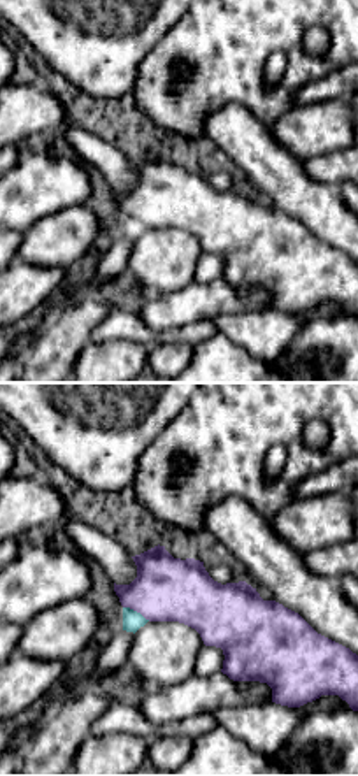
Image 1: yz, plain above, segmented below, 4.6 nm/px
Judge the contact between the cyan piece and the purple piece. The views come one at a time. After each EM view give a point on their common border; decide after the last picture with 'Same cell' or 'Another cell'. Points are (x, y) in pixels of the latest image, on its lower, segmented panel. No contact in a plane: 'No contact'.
Touches cyan at (136, 611)

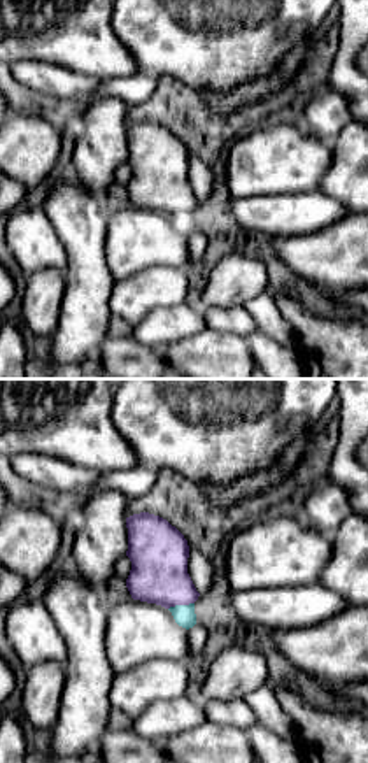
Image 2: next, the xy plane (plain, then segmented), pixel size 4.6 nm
Touches cyan at (181, 606)

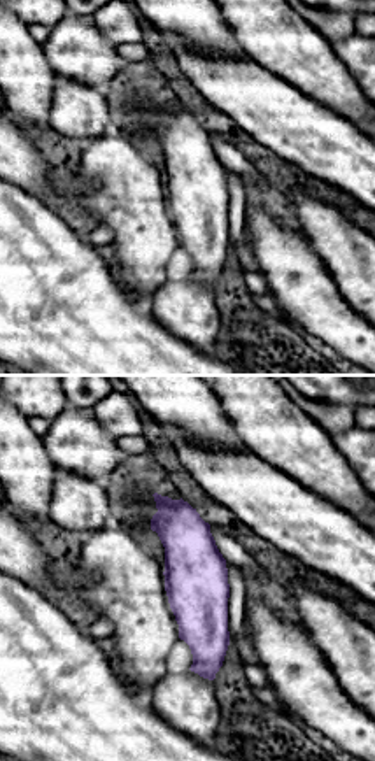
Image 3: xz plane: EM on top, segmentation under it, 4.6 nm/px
No contact

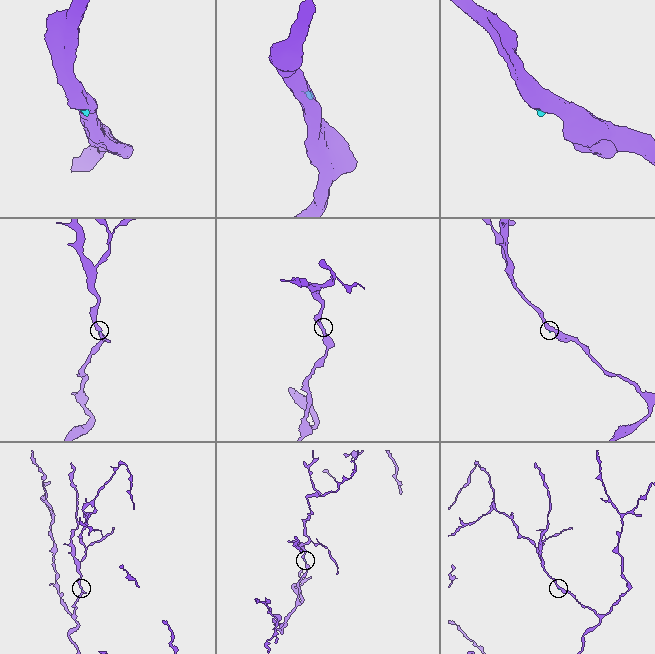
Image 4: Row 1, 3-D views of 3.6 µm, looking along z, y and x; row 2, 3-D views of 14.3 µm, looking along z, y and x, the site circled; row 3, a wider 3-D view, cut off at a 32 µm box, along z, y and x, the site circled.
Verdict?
Same cell

